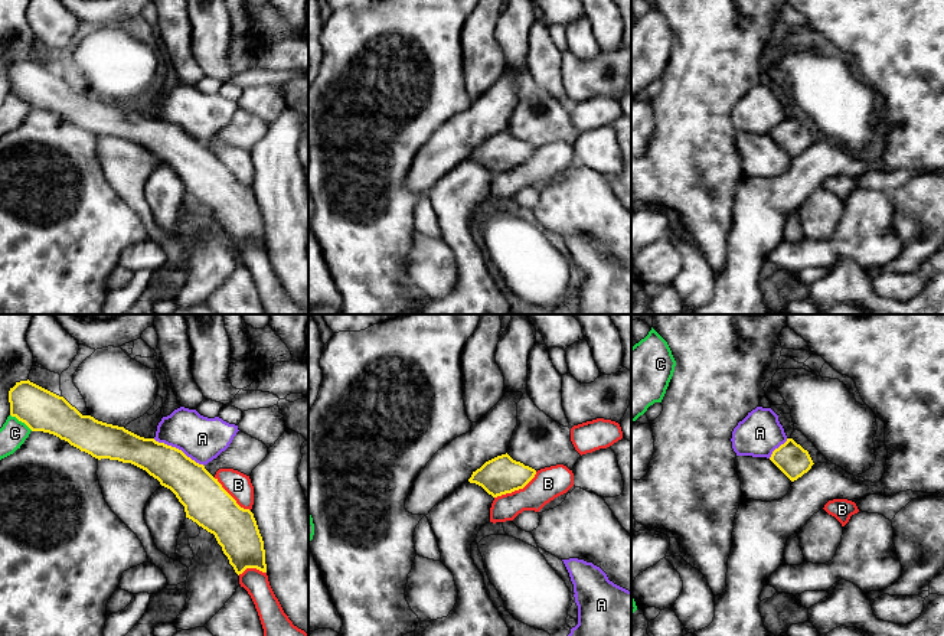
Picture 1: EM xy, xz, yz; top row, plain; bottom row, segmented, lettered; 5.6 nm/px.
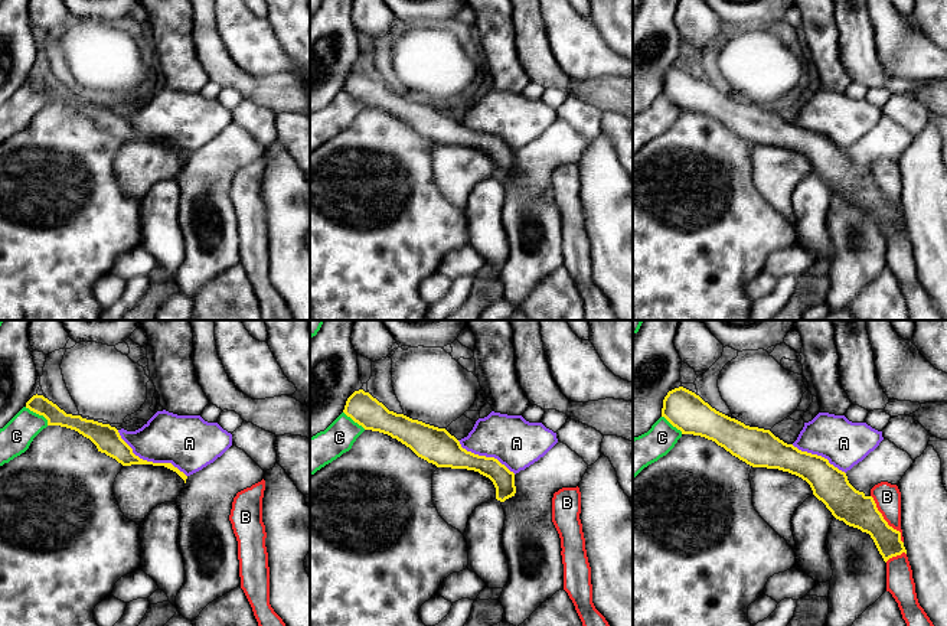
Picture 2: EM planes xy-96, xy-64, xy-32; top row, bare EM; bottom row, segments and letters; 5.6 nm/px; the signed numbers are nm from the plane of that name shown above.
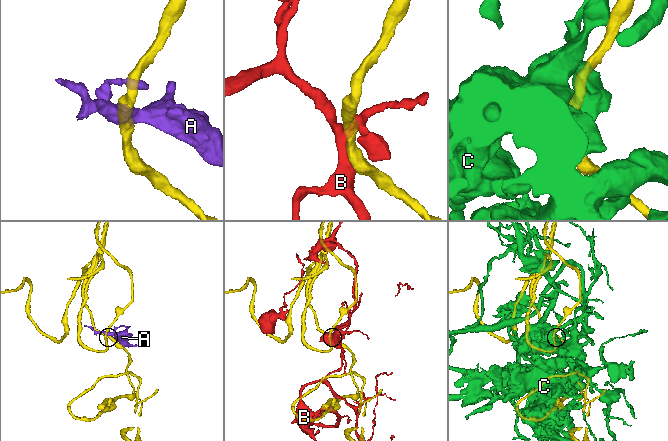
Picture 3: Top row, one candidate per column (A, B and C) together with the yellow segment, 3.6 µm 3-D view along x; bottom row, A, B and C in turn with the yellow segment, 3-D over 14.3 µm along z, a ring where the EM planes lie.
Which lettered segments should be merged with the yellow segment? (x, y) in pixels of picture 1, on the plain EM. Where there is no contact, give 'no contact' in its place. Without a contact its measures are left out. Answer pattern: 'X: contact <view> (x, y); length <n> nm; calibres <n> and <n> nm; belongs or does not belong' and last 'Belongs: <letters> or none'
A: contact xy (177, 126); length 320 nm; calibres 240 and 240 nm; does not belong
B: contact xz (516, 166); length 280 nm; calibres 220 and 180 nm; does not belong
C: contact xy (22, 98); length 160 nm; calibres 240 and 150 nm; does not belong
Belongs: none

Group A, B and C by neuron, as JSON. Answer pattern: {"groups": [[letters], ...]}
{"groups": [["A"], ["B"], ["C"]]}

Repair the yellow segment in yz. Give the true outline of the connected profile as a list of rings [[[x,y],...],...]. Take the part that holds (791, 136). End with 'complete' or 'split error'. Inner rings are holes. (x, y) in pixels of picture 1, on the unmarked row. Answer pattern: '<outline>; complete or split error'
[[[793,115],[775,125],[770,136],[736,133],[735,143],[744,176],[762,179],[783,176],[794,157],[807,150],[813,137]]]; split error

